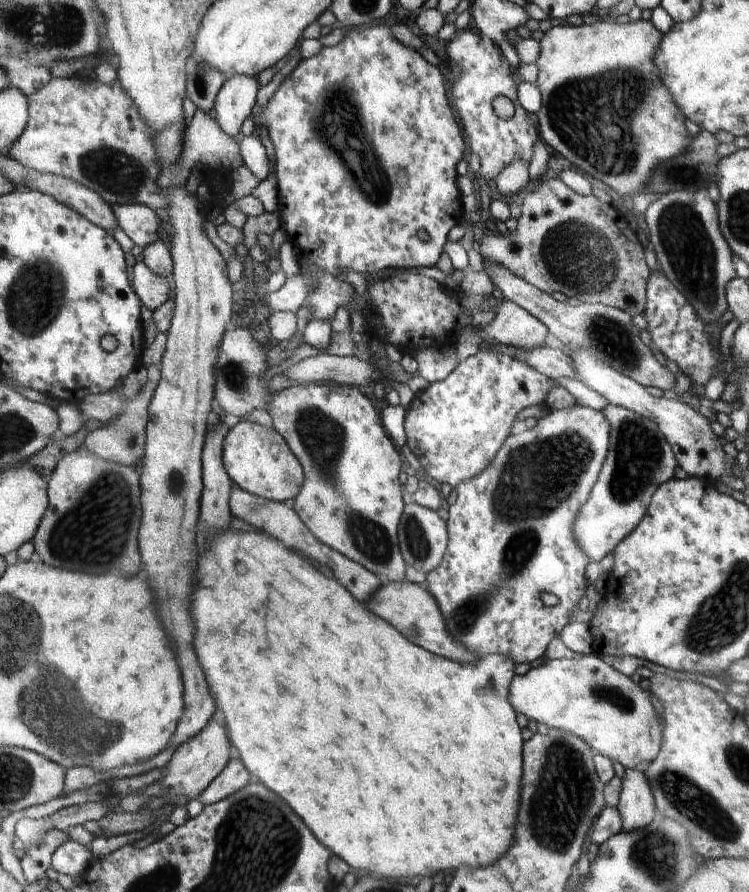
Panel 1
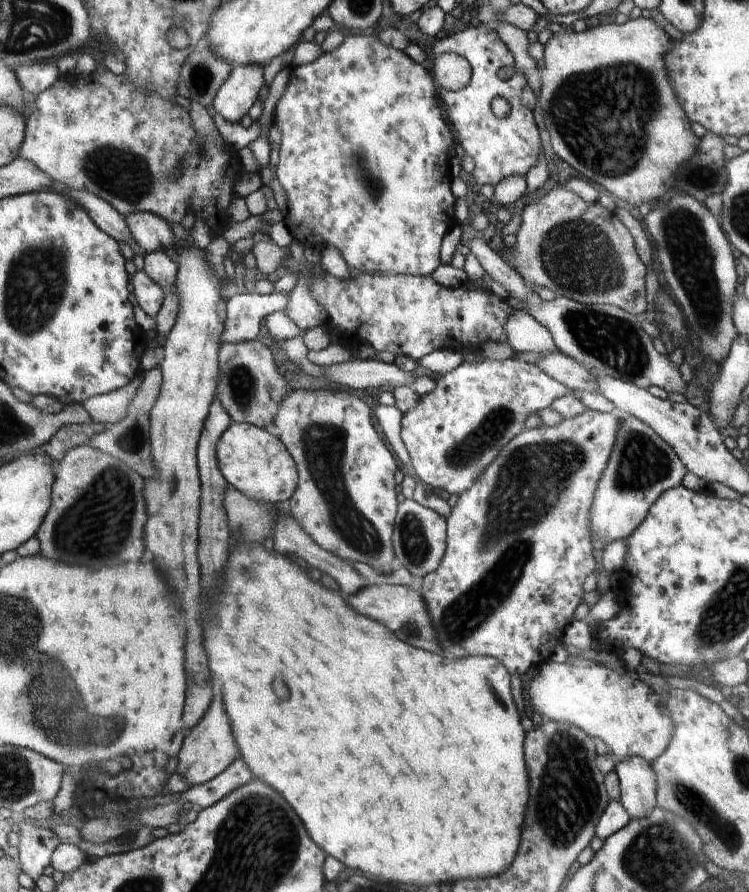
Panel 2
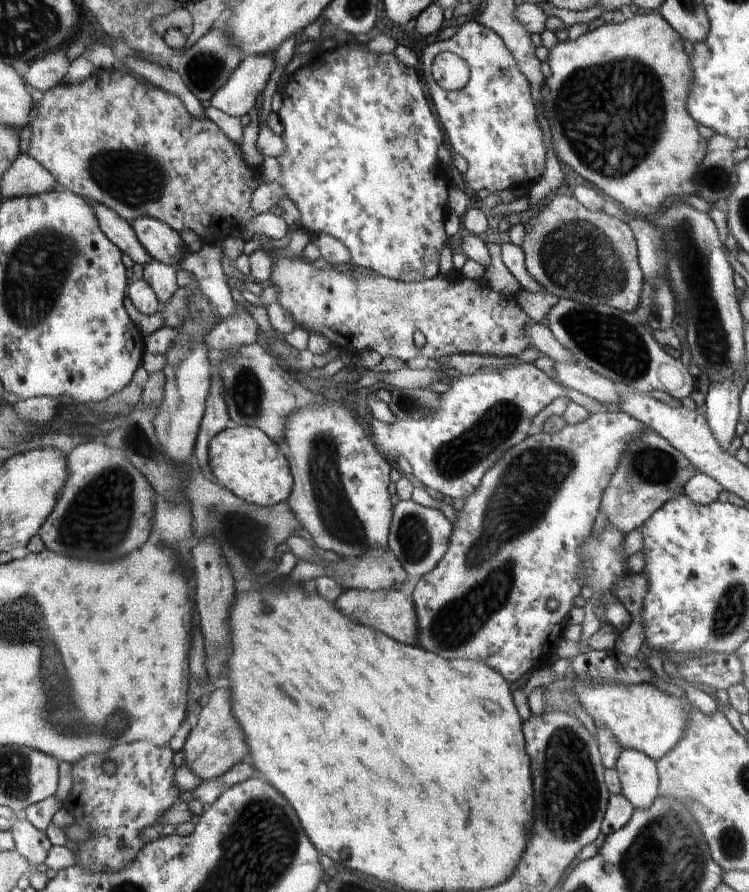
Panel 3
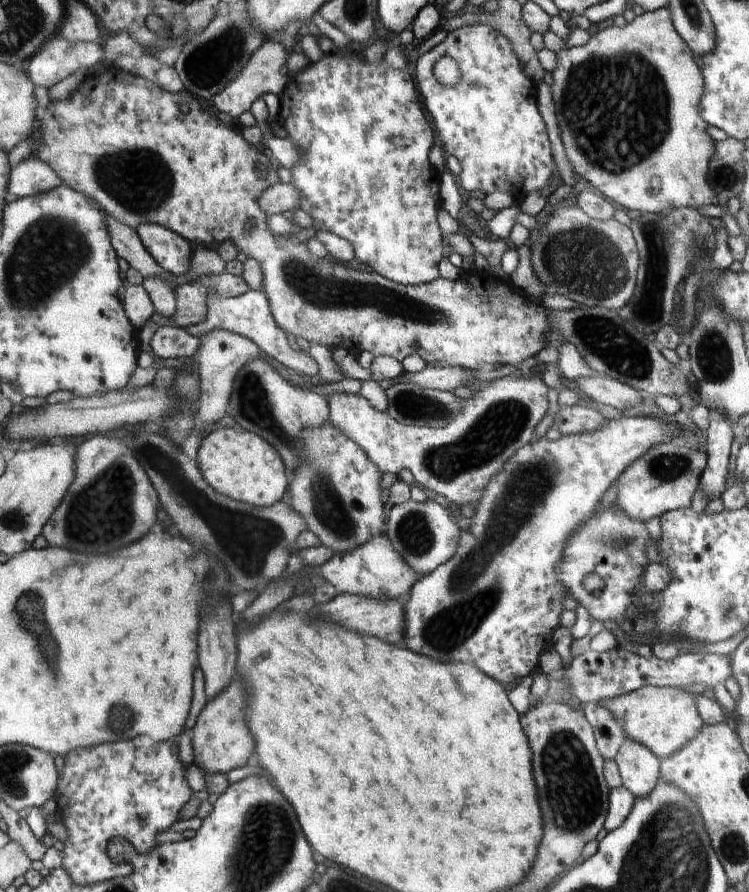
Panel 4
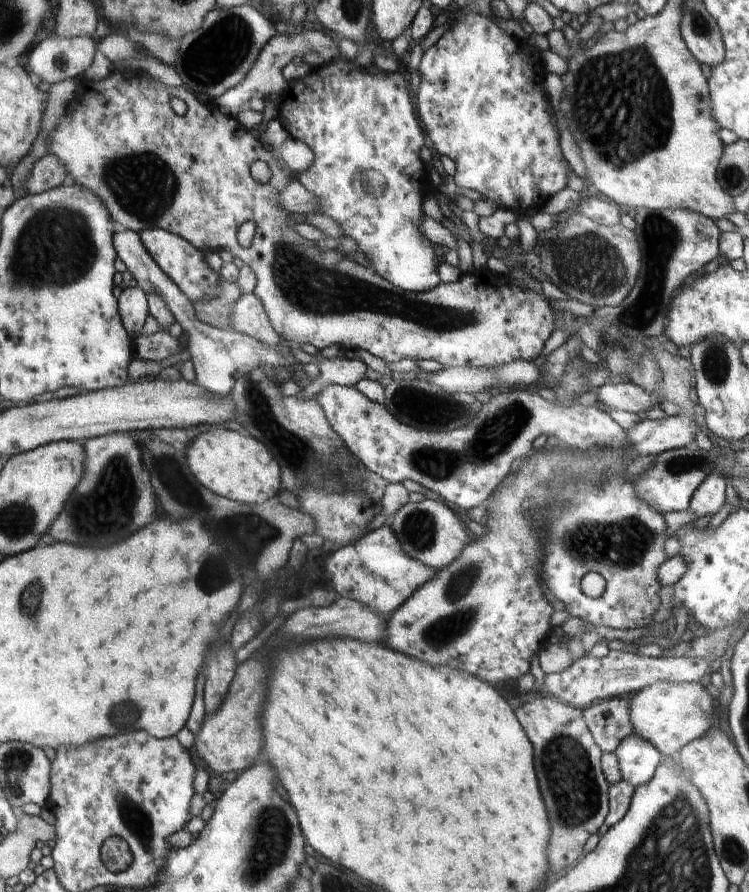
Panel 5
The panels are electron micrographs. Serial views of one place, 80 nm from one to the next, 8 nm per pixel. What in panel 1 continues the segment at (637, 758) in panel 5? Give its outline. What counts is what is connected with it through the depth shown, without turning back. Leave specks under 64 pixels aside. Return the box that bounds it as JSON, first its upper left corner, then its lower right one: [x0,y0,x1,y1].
[617,767,656,830]

